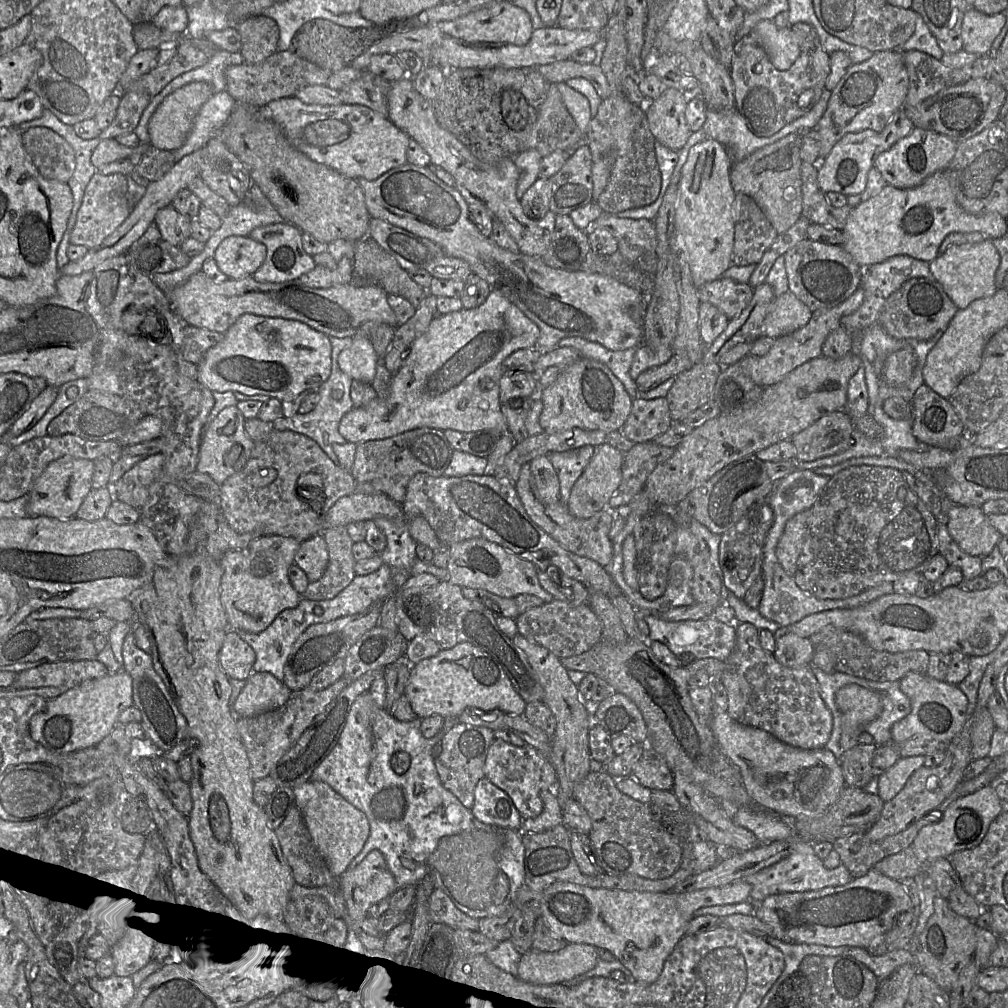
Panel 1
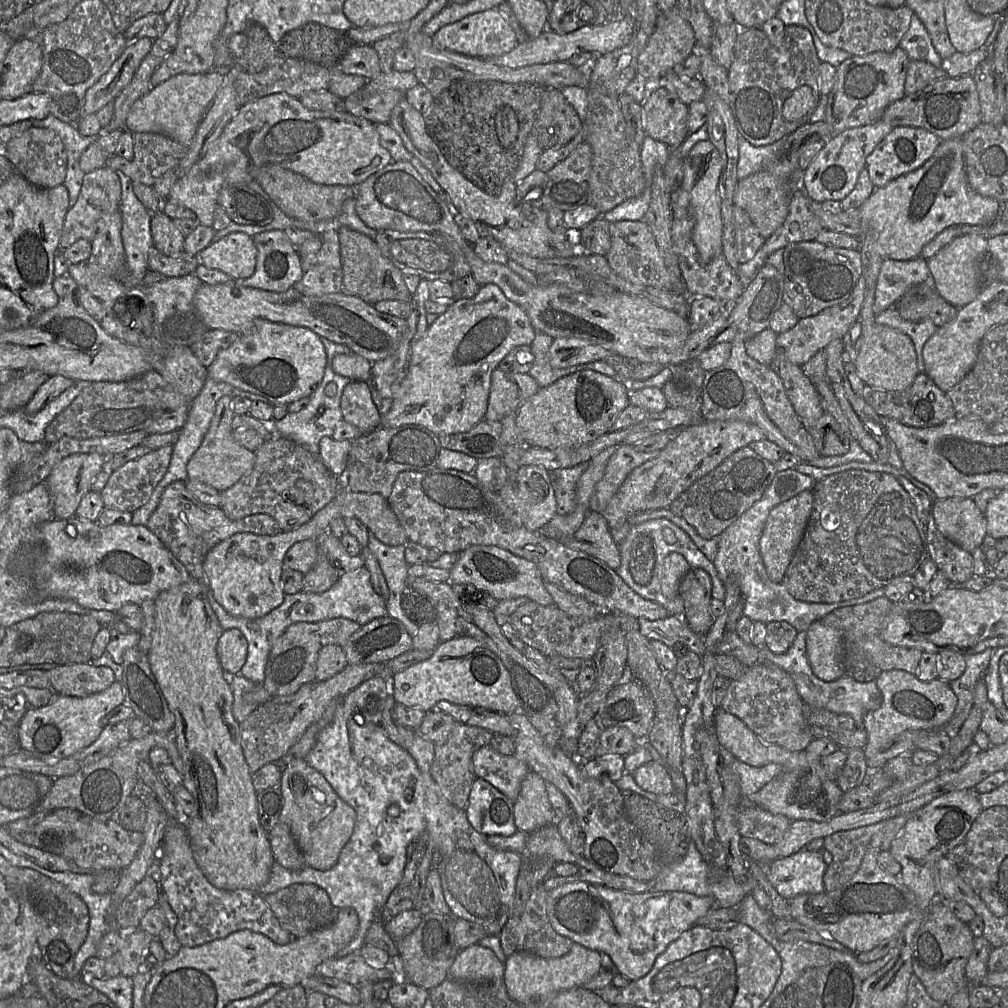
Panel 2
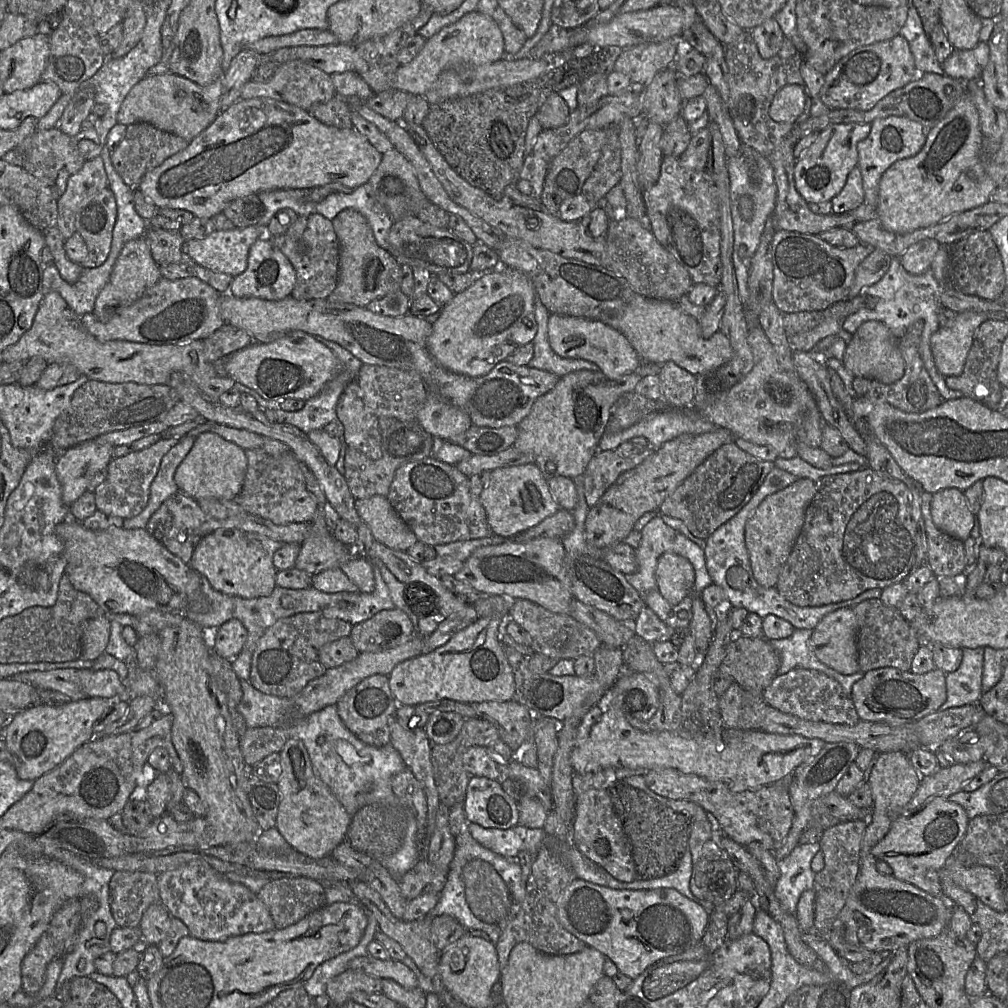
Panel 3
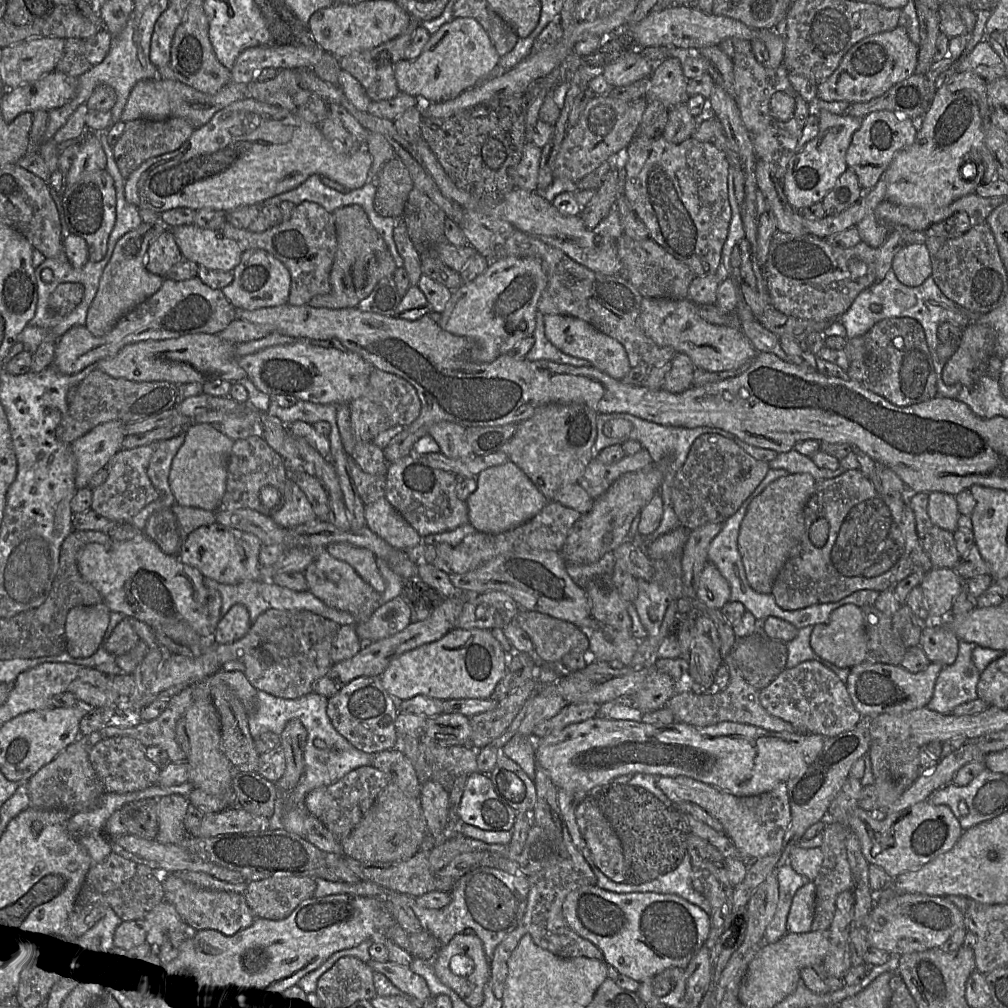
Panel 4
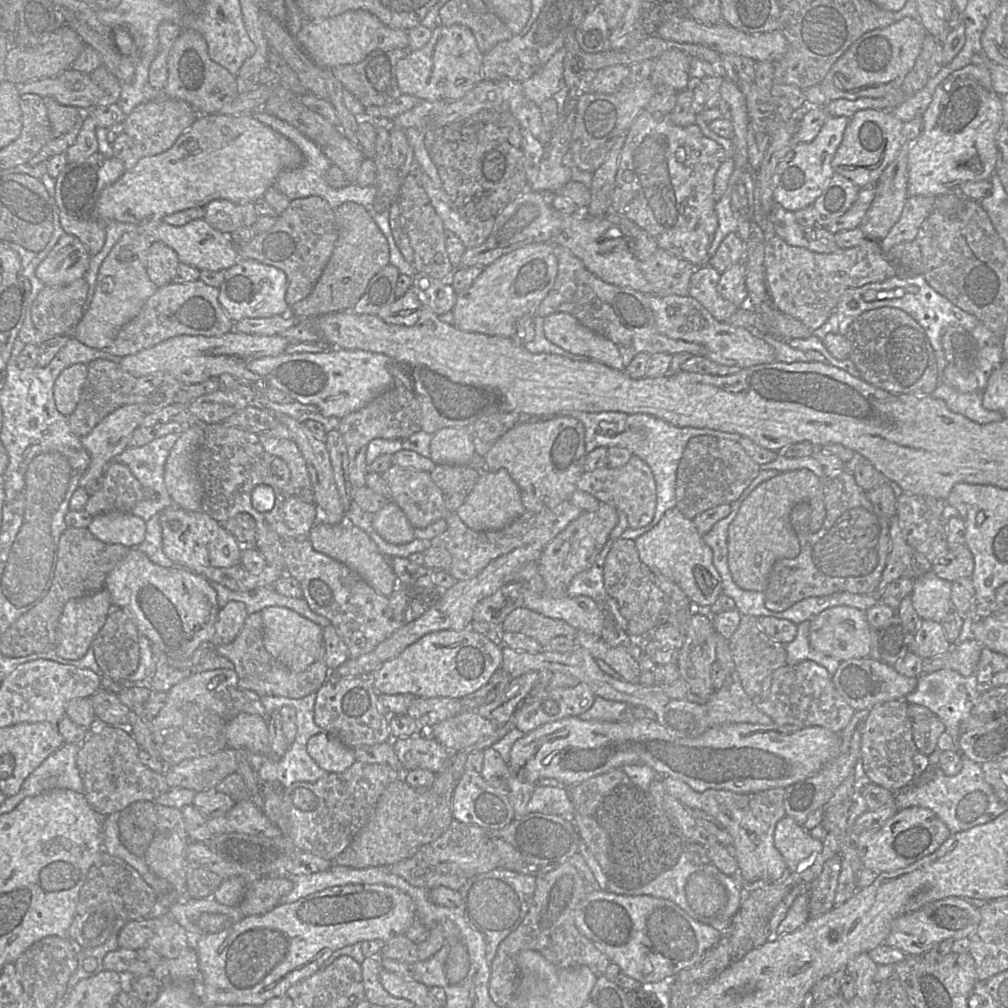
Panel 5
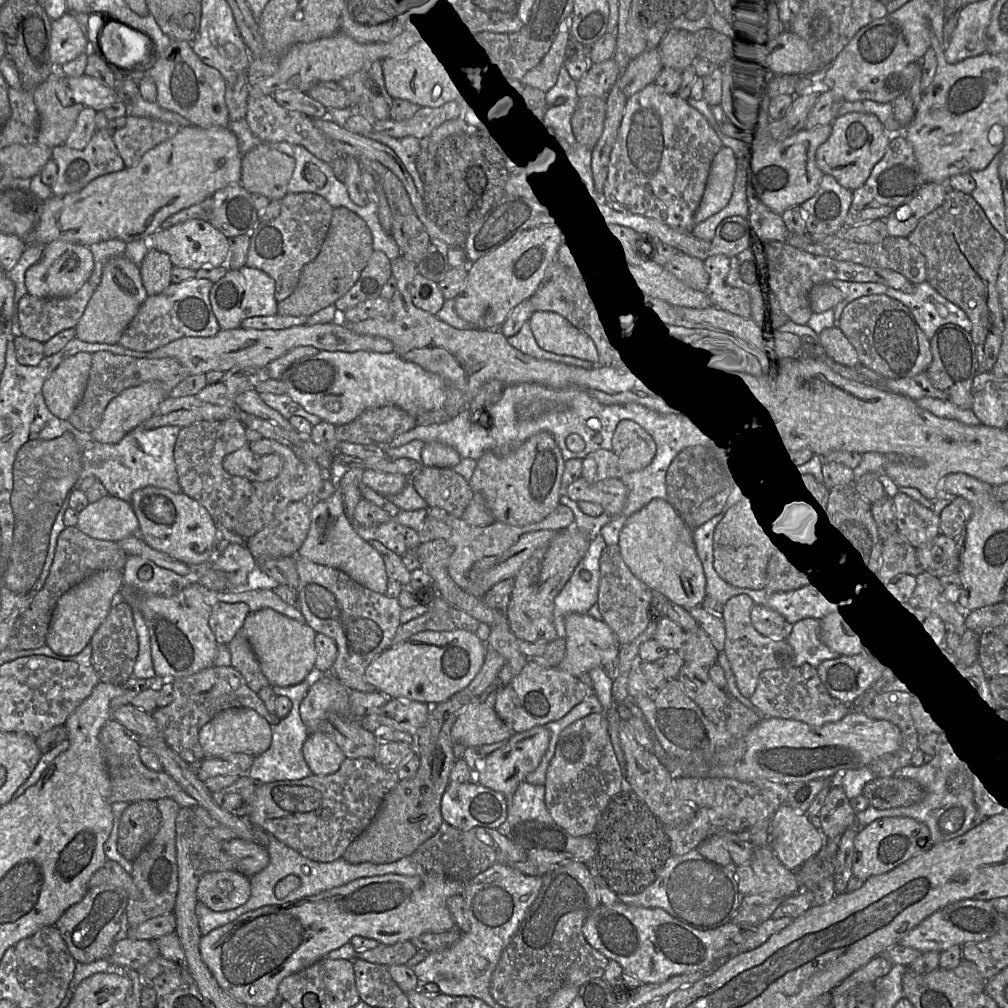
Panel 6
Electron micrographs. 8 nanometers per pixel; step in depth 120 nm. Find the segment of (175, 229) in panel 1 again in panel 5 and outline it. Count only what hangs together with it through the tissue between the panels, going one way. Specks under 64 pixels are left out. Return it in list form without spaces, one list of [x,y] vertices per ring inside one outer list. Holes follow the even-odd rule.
[[[152,242],[146,257],[146,272],[157,287],[172,282],[180,264],[177,253],[162,242]]]

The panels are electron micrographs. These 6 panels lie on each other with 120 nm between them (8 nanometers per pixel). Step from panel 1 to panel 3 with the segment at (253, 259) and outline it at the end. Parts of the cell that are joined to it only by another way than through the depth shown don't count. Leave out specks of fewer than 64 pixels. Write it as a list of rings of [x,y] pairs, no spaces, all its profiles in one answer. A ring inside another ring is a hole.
[[[256,225],[216,230],[205,238],[185,241],[182,252],[200,266],[235,277],[246,270],[251,245],[265,236],[267,229]]]

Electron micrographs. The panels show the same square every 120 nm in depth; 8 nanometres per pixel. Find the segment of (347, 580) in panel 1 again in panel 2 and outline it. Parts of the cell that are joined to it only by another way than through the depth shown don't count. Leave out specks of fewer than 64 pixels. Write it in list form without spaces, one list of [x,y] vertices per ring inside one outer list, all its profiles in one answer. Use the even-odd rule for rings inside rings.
[[[318,548],[318,558],[314,567],[305,574],[303,592],[322,593],[329,590],[340,578],[340,570],[331,562],[324,551]]]

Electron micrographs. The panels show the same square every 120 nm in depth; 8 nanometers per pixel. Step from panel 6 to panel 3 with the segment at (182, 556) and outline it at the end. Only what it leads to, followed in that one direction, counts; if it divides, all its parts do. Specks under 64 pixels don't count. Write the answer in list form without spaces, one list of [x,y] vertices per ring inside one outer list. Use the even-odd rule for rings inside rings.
[[[218,529],[203,537],[195,547],[189,566],[206,578],[217,591],[242,598],[268,596],[276,586],[274,553],[283,543],[238,529]]]

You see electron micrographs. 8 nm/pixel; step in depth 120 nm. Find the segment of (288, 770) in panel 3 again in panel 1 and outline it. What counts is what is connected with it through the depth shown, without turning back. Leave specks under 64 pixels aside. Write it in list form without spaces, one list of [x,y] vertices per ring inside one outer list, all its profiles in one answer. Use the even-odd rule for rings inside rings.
[[[309,780],[292,788],[295,806],[301,811],[313,843],[330,872],[340,877],[366,843],[370,826],[366,815],[325,782]]]

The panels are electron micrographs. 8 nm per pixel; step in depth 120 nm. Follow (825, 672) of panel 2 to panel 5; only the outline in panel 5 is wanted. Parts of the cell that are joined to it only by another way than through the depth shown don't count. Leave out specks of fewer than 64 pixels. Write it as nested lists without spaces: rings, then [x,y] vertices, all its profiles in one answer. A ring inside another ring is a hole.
[[[839,605],[824,610],[812,621],[809,640],[815,650],[840,661],[845,661],[868,657],[871,651],[871,631],[866,611]]]

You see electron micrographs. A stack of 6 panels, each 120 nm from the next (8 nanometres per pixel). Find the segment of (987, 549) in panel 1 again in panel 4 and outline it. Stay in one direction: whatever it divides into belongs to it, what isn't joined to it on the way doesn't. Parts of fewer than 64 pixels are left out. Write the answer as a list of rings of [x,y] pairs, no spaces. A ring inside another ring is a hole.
[[[940,491],[930,492],[928,515],[933,524],[953,533],[958,528],[960,515],[955,495]]]

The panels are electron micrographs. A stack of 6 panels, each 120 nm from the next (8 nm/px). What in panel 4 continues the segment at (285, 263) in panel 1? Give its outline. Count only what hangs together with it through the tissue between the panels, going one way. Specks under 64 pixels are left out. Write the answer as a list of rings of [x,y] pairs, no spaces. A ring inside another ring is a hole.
[[[248,249],[233,271],[232,282],[222,292],[235,309],[256,310],[288,303],[290,287],[290,272],[281,261],[264,250]]]

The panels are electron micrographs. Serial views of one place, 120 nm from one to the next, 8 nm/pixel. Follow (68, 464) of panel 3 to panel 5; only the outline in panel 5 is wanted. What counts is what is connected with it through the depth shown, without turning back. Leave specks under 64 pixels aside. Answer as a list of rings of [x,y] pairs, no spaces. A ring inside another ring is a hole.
[[[125,405],[110,413],[90,433],[81,437],[91,461],[79,480],[79,486],[85,487],[91,480],[104,475],[107,466],[129,447],[134,431],[141,426],[145,416],[138,405]]]

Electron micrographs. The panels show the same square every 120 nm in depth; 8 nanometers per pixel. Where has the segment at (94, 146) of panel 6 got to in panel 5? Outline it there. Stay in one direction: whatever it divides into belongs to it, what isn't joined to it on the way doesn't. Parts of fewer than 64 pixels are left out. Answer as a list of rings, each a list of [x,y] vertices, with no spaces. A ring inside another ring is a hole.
[[[96,152],[85,159],[67,163],[56,178],[54,200],[59,209],[60,223],[65,233],[76,236],[88,249],[91,256],[102,249],[106,238],[106,222],[95,213],[94,207],[101,192],[116,182],[124,173],[123,163],[115,158]]]

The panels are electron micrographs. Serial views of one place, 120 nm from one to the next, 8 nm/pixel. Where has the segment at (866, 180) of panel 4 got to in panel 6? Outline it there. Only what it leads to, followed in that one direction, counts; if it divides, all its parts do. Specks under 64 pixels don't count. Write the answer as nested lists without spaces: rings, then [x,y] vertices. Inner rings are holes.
[[[850,112],[837,116],[829,138],[816,151],[816,163],[823,174],[833,176],[843,187],[853,191],[864,184],[875,164],[884,156],[891,136],[877,116]]]

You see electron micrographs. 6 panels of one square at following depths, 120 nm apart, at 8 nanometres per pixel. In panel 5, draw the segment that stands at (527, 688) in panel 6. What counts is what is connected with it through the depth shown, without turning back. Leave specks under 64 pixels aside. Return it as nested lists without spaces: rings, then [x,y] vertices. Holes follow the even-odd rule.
[[[584,683],[542,692],[529,700],[527,697],[513,714],[515,728],[528,734],[544,724],[579,716],[592,707],[594,700],[595,695]]]

